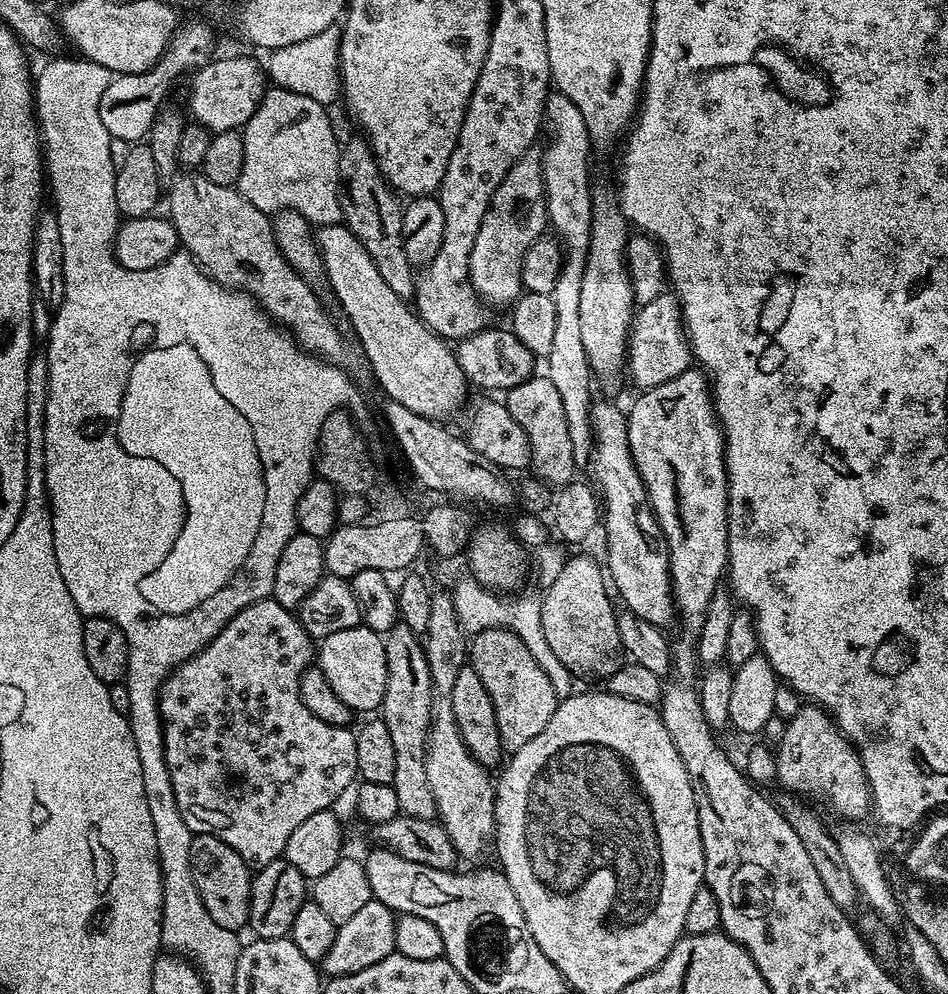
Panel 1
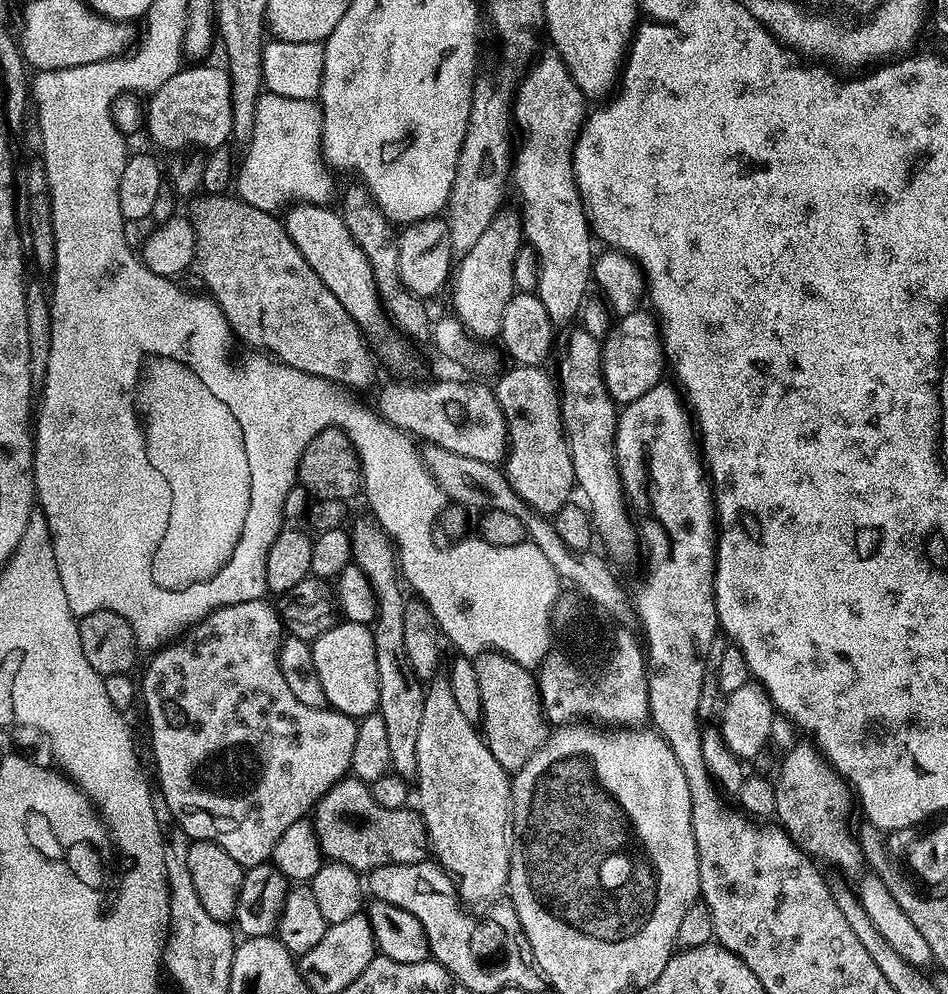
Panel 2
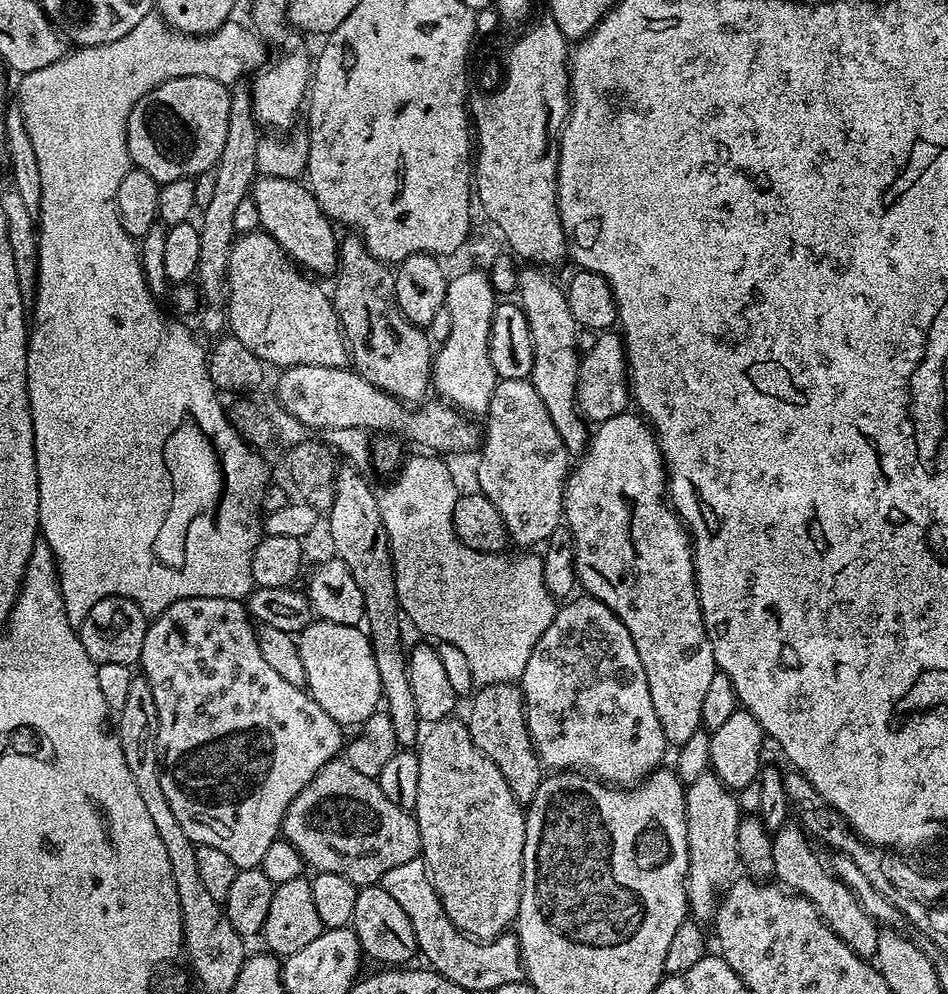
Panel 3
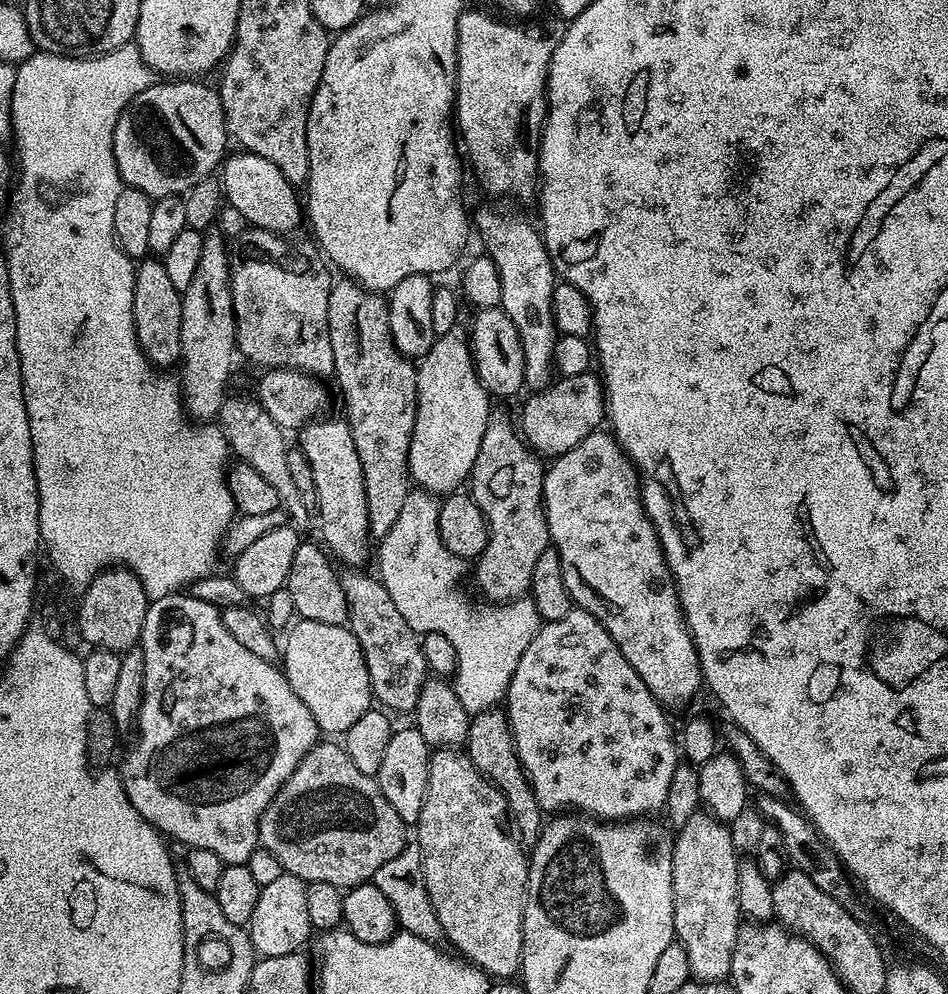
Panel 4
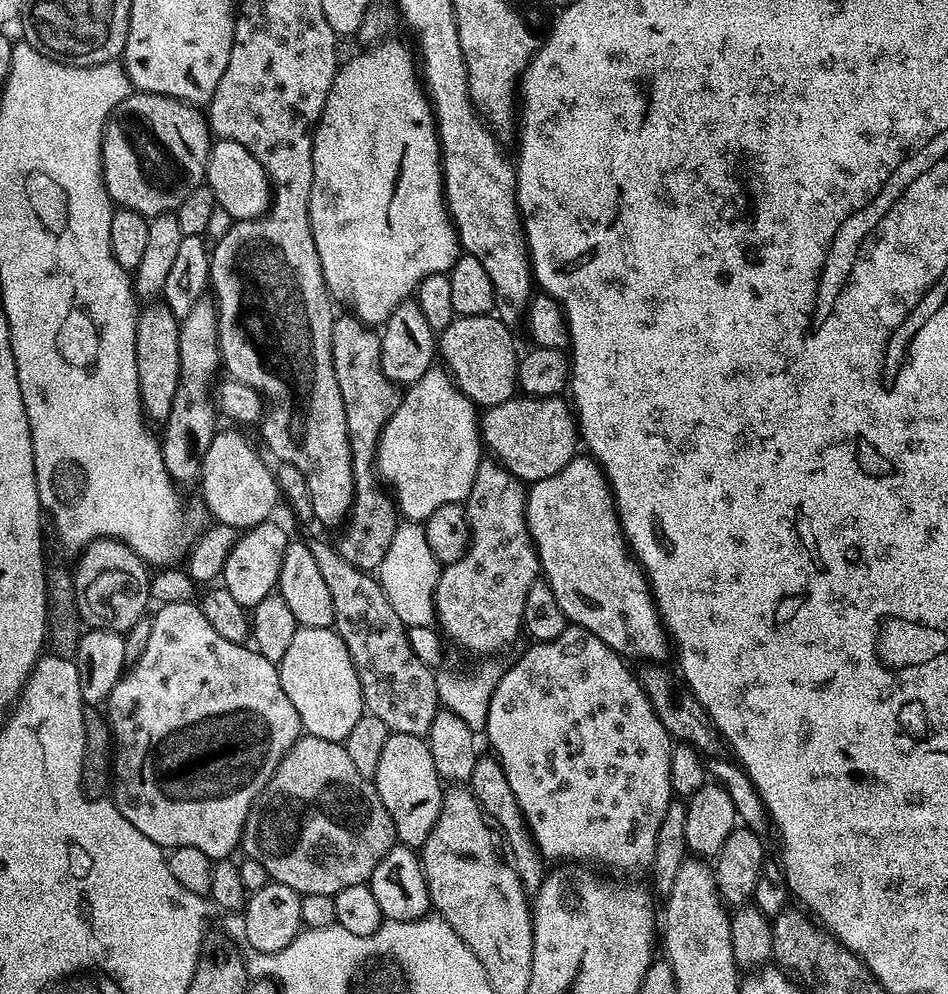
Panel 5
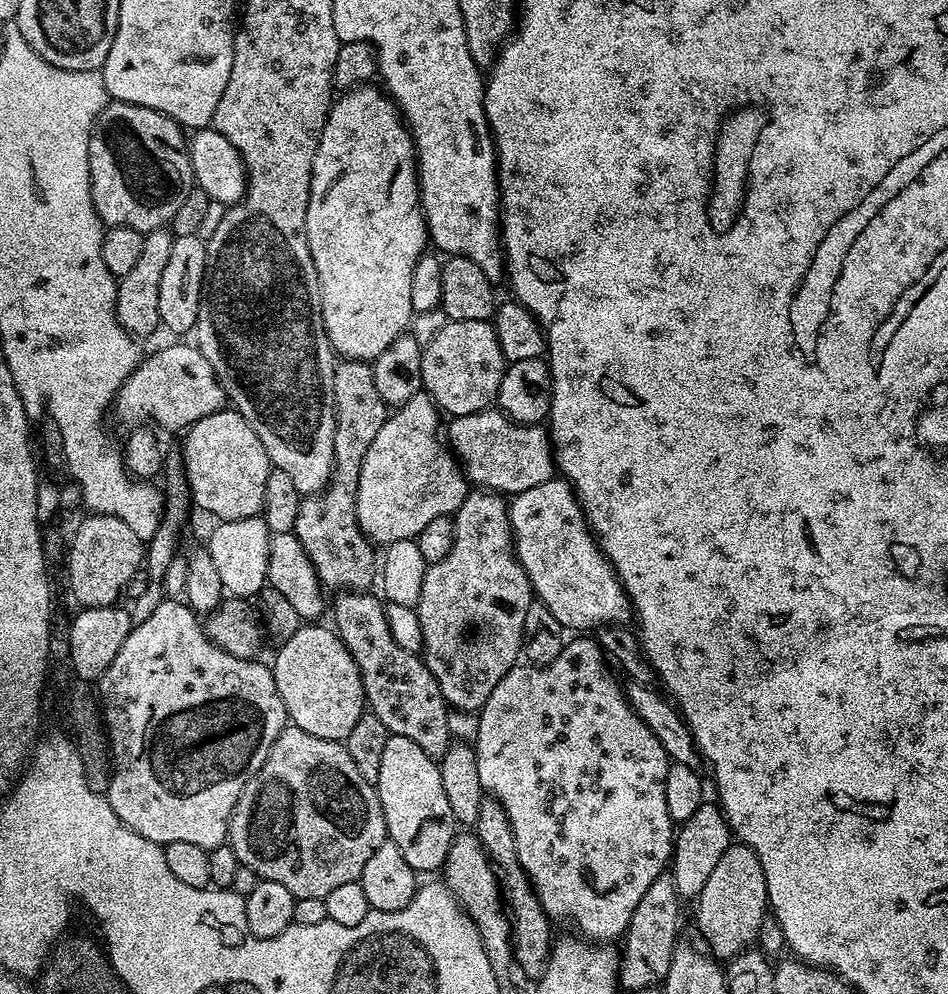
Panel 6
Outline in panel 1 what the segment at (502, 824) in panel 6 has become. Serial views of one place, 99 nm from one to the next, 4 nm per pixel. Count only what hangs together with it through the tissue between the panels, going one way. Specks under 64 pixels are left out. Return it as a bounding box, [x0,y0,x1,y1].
[468,628,558,750]

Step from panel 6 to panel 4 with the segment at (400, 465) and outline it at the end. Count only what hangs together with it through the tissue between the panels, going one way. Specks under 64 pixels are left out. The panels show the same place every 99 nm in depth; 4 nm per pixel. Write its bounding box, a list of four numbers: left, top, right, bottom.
[408,322,489,494]

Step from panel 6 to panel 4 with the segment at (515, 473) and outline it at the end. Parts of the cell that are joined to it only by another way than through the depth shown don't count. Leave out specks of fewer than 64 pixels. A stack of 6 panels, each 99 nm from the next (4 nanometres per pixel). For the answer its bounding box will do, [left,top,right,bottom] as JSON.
[518,371,605,458]

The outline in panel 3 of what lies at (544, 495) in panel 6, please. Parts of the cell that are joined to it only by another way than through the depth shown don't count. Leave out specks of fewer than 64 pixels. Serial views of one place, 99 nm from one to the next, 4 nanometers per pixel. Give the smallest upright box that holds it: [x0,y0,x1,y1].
[563,410,718,745]

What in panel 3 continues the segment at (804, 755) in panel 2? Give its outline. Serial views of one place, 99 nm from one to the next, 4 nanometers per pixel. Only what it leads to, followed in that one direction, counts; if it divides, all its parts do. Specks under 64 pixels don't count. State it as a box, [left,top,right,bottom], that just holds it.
[772,822,881,958]

